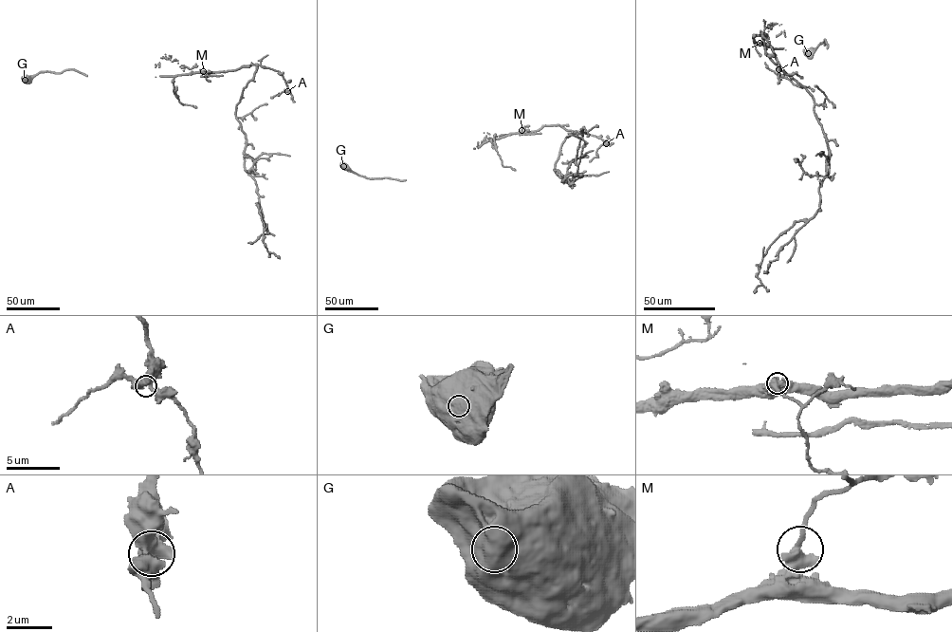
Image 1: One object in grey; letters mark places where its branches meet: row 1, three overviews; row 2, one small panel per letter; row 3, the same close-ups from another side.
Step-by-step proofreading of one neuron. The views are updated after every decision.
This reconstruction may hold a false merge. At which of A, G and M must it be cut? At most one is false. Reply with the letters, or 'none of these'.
none of these

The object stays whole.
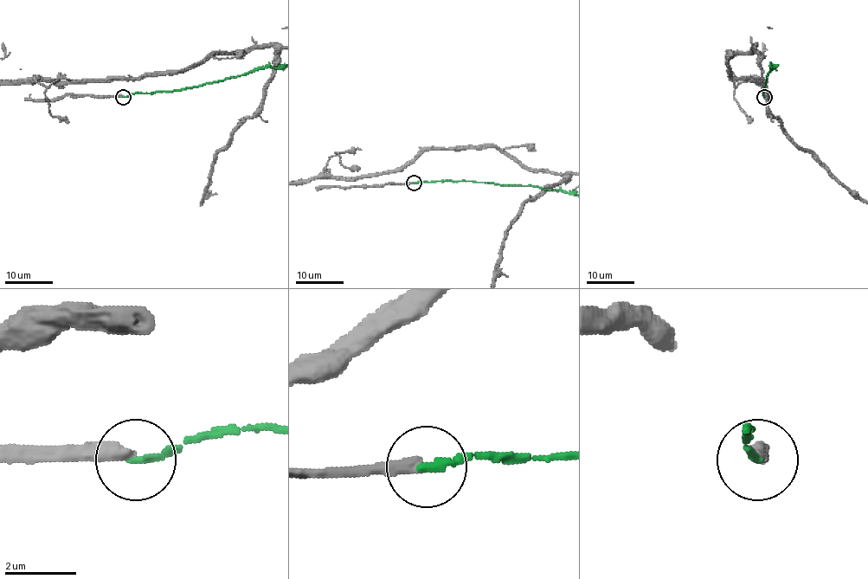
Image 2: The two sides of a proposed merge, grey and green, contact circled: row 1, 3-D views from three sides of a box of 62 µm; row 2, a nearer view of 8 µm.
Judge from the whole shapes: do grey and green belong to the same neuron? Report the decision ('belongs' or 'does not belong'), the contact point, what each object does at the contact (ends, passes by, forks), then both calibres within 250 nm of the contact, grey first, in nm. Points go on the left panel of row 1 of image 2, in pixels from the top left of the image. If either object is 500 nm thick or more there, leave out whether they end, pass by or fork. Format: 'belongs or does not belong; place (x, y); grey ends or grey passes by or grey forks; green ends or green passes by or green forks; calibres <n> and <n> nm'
does not belong; place (123, 97); grey ends; green ends; calibres 360 and 200 nm

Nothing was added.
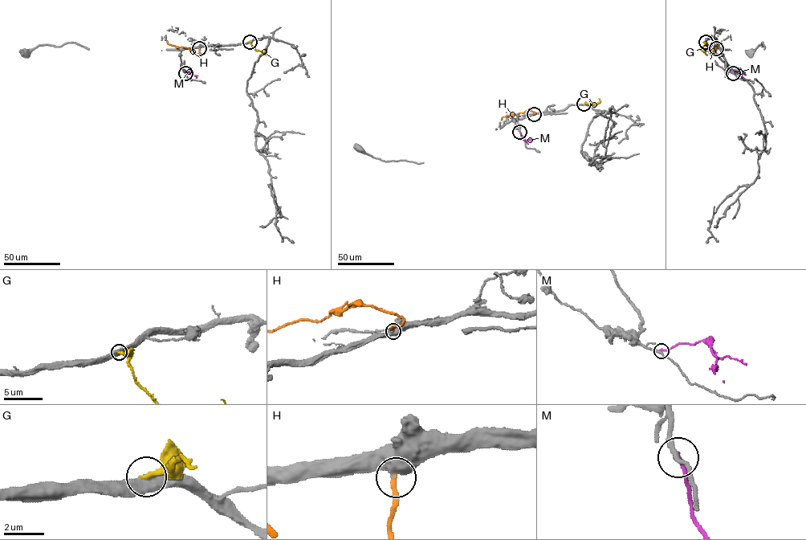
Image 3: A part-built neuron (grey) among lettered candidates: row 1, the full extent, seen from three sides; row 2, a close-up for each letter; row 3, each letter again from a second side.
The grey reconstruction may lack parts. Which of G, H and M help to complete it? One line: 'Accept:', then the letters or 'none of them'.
Accept: H

